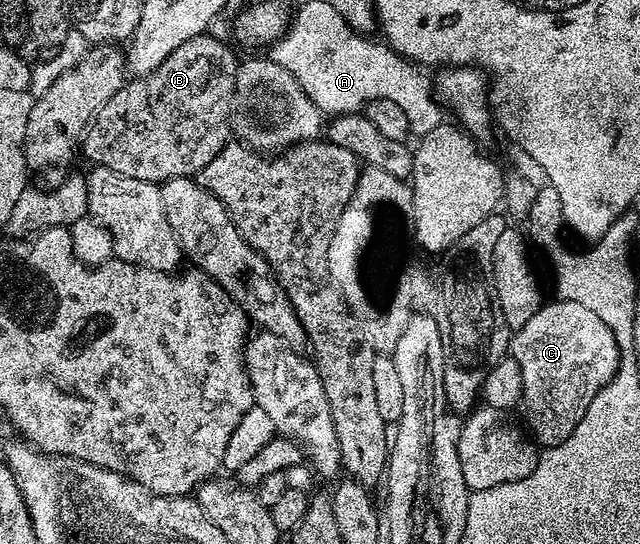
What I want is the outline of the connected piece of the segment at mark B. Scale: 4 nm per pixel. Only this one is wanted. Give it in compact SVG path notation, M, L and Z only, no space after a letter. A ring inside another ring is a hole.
M210 35L188 39L156 70L133 77L118 89L94 118L88 140L81 143L81 153L84 152L89 163L114 170L126 178L161 184L176 177L195 177L223 151L232 136L235 76L240 62L222 41Z

